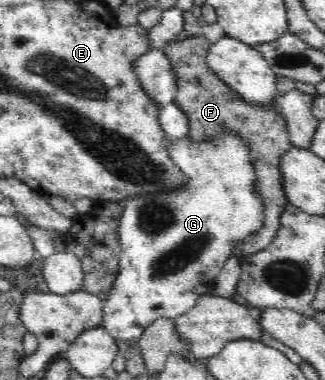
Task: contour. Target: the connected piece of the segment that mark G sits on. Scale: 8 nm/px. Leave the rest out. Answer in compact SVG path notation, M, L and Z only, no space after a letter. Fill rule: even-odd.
M226 136L217 143L186 144L184 140L169 145L174 164L190 179L190 185L178 193L133 197L122 201L123 212L119 223L121 255L118 273L110 293L103 301L102 326L117 340L134 342L144 329L158 317L174 319L194 307L197 299L206 294L211 281L232 256L231 245L254 233L262 221L262 204L254 192L254 169L248 161L248 146L238 136Z

